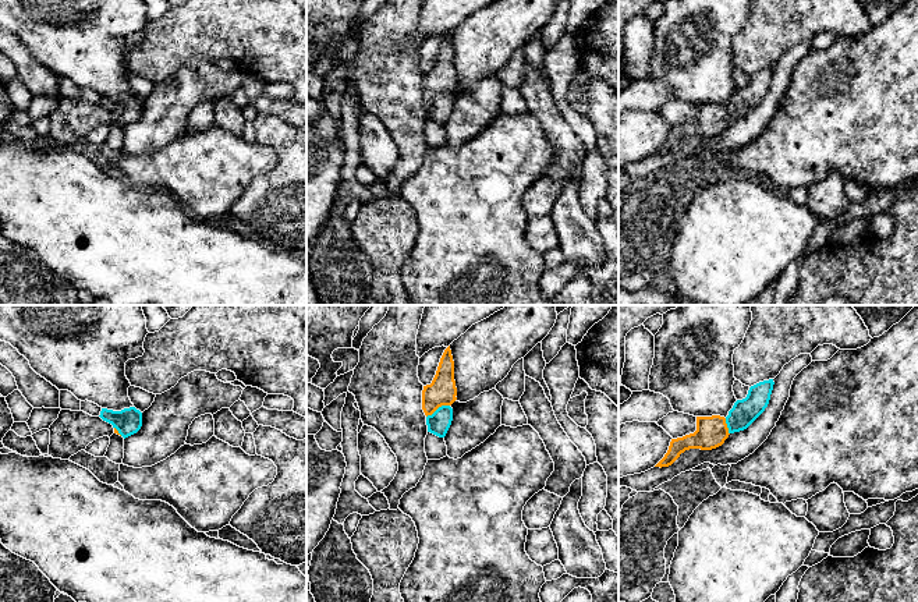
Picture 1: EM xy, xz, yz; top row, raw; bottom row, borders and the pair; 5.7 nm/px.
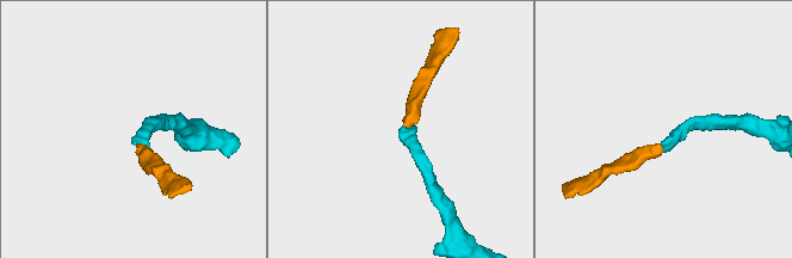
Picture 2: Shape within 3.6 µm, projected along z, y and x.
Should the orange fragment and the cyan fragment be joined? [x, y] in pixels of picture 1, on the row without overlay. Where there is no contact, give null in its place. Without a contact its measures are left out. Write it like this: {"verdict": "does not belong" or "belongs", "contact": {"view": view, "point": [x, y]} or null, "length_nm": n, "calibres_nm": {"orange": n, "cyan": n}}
{"verdict": "belongs", "contact": {"view": "xz", "point": [438, 95]}, "length_nm": 150, "calibres_nm": {"orange": 160, "cyan": 130}}

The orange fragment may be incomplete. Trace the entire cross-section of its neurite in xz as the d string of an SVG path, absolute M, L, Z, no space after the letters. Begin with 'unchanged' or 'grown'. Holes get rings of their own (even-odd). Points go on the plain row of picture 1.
grown; M450 33L444 38L436 63L430 72L423 74L422 78L422 98L426 103L428 120L444 125L451 109L453 109L453 96L450 95L457 88L457 75L454 68L454 49L451 43Z

